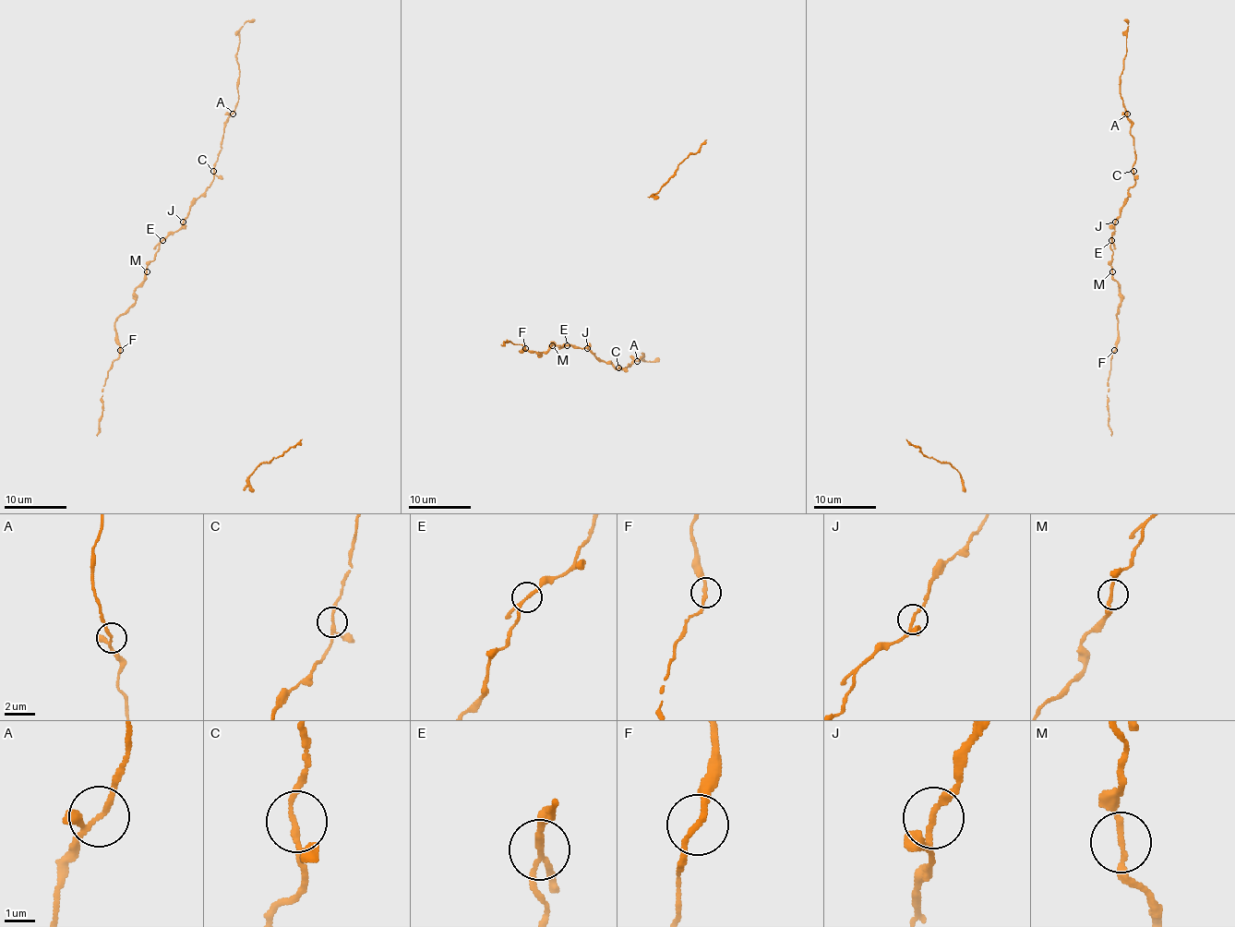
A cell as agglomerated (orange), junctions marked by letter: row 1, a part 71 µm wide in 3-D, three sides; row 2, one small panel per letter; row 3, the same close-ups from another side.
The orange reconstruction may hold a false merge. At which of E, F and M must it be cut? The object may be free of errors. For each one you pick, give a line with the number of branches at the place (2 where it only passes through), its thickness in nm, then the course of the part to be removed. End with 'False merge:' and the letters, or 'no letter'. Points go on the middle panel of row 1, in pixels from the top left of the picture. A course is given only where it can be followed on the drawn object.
False merge: no letter

